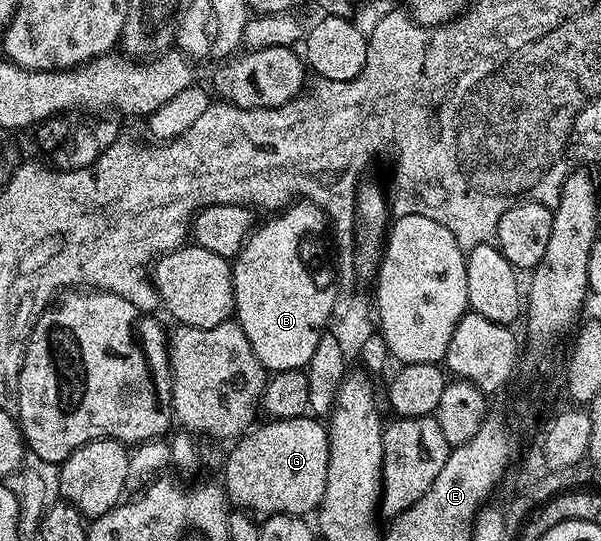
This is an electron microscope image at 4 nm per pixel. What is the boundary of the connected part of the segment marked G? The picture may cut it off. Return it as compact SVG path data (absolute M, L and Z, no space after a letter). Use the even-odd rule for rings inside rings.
M310 414L264 424L264 427L256 426L232 446L236 447L223 463L221 486L236 508L256 516L310 516L310 511L312 514L325 497L325 477L329 477L326 426Z

